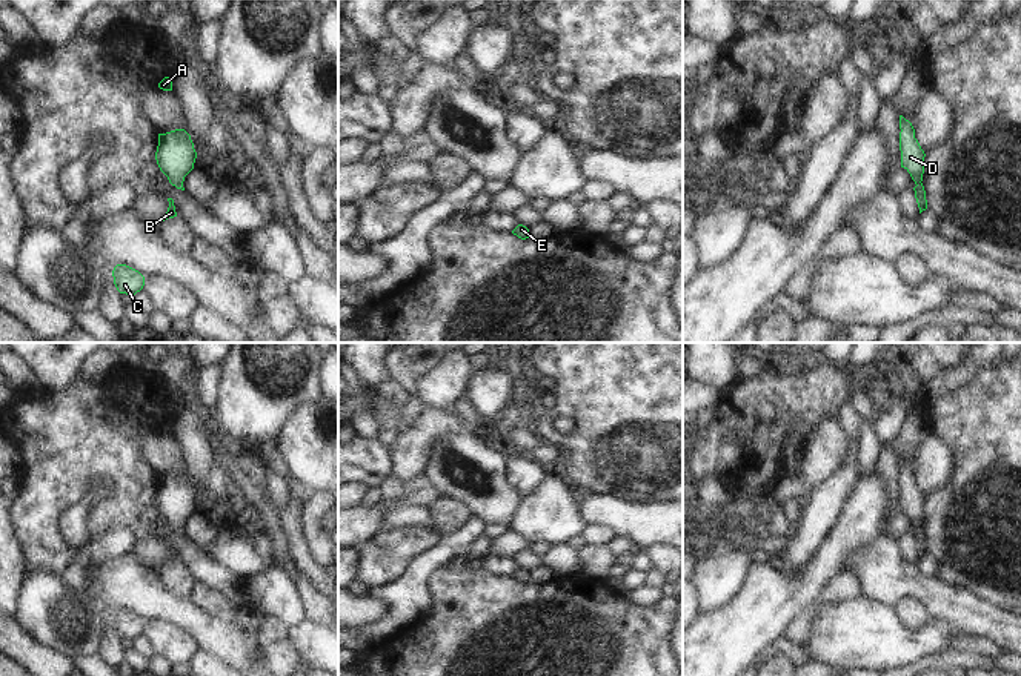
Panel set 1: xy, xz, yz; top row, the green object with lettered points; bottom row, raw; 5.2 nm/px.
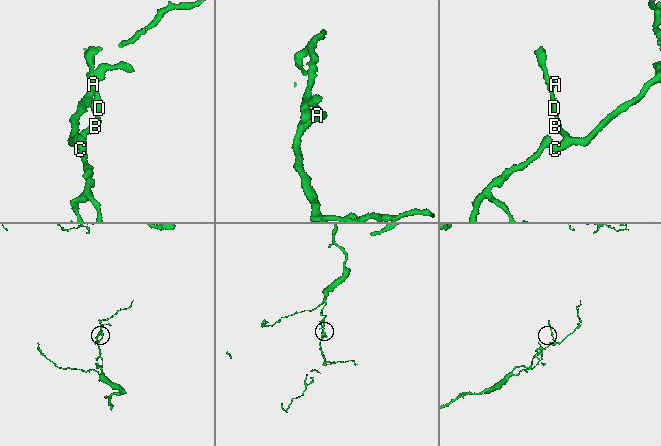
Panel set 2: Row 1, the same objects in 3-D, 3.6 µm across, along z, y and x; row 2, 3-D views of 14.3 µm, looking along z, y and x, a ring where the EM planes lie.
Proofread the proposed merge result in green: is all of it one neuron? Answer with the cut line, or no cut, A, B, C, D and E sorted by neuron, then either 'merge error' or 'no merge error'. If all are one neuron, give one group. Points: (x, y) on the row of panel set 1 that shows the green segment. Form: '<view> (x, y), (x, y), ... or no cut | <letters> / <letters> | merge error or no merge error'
no cut | A B C D E | no merge error

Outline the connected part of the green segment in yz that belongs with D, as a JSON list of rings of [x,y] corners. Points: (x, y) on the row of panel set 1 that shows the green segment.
[[[900,115],[900,151],[901,151],[901,167],[904,167],[912,180],[915,181],[915,198],[920,207],[920,214],[927,209],[926,191],[923,186],[924,174],[924,151],[915,138],[915,129],[909,120]]]

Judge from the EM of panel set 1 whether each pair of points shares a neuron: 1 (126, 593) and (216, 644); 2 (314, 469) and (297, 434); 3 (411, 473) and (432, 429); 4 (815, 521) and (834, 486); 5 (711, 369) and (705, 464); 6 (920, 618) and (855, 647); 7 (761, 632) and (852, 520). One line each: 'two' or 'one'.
1: one
2: one
3: one
4: one
5: two
6: two
7: one

